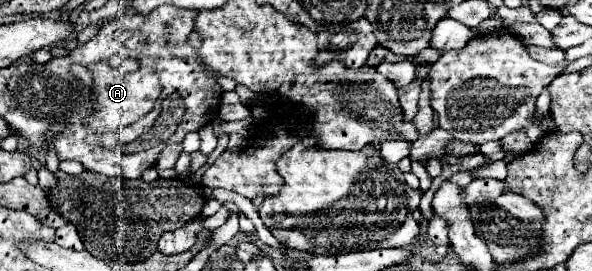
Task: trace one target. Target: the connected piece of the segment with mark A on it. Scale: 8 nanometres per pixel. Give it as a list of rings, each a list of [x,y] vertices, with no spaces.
[[[95,63],[91,67],[91,73],[95,81],[93,83],[95,85],[95,93],[93,93],[95,113],[89,117],[89,125],[91,129],[99,133],[127,127],[135,123],[139,117],[147,115],[153,109],[153,101],[157,99],[161,91],[159,77],[151,69],[137,69],[133,73],[121,73],[117,69],[111,69],[107,63]]]

